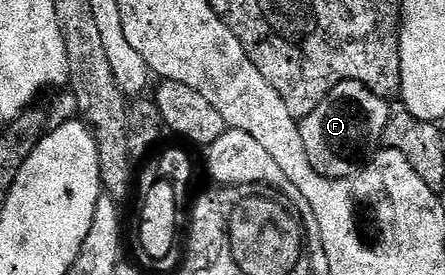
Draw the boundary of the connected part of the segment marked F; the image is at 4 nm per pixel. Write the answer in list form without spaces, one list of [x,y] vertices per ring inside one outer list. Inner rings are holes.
[[[341,82],[331,88],[323,104],[299,122],[311,168],[328,178],[351,178],[359,173],[382,145],[391,113],[389,105],[362,82]]]

